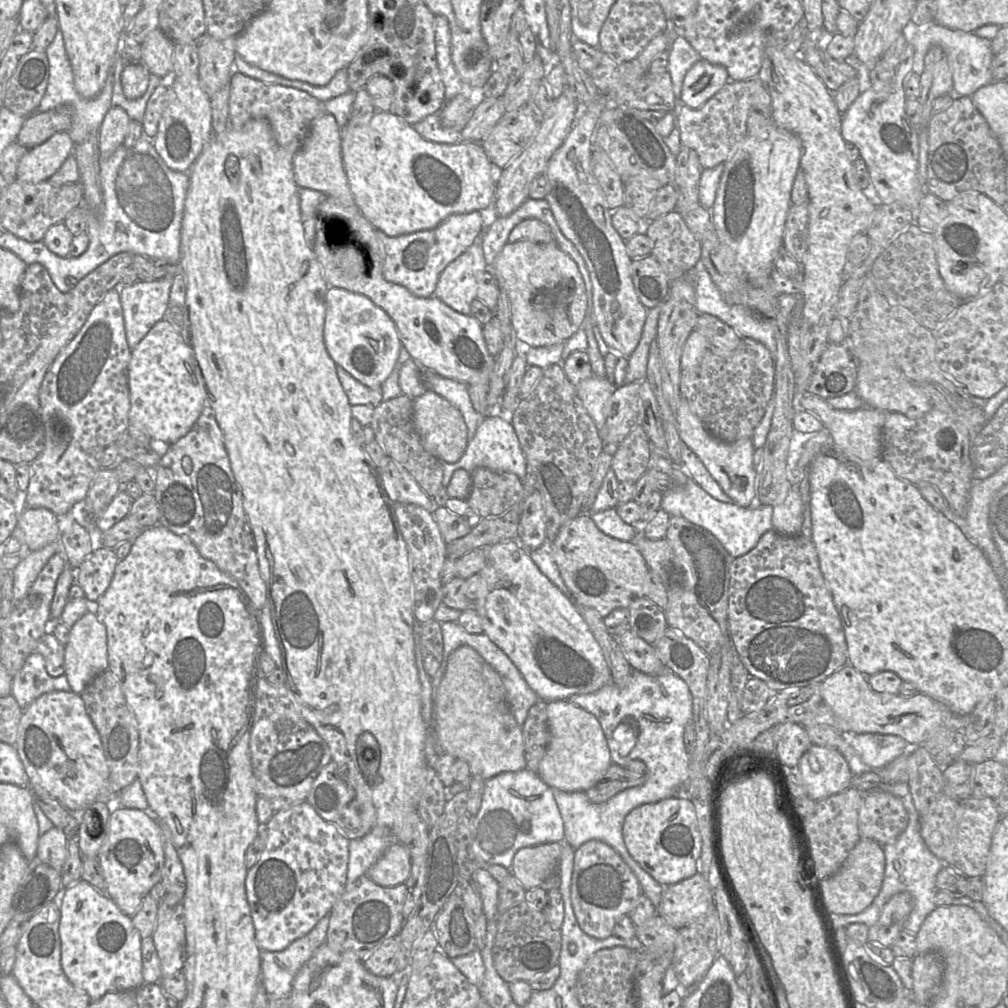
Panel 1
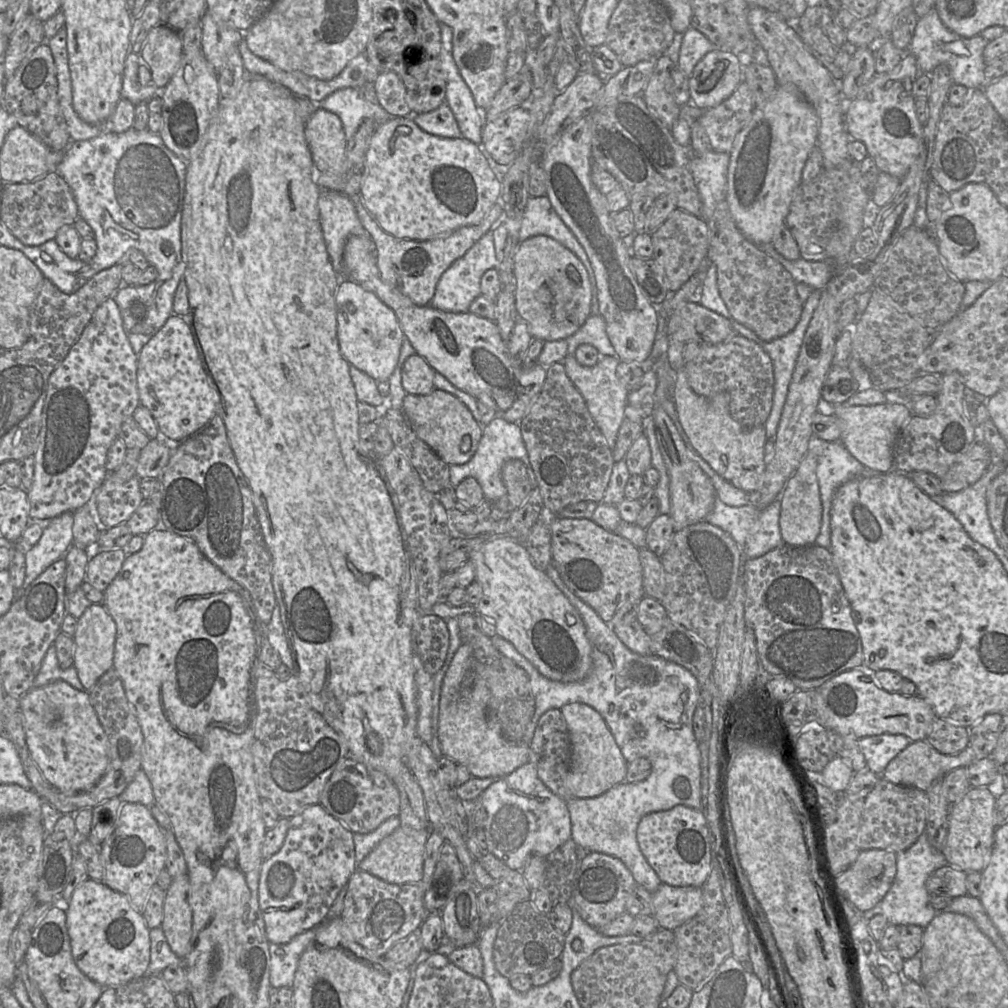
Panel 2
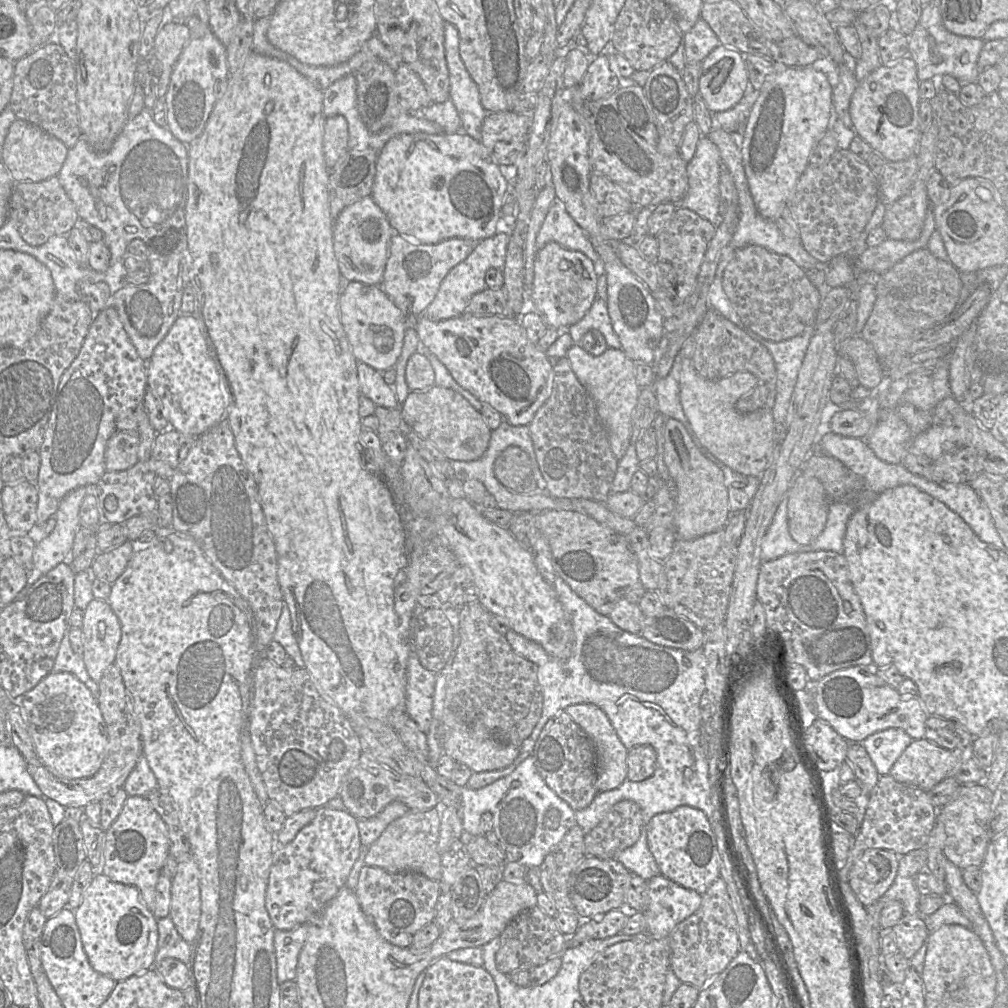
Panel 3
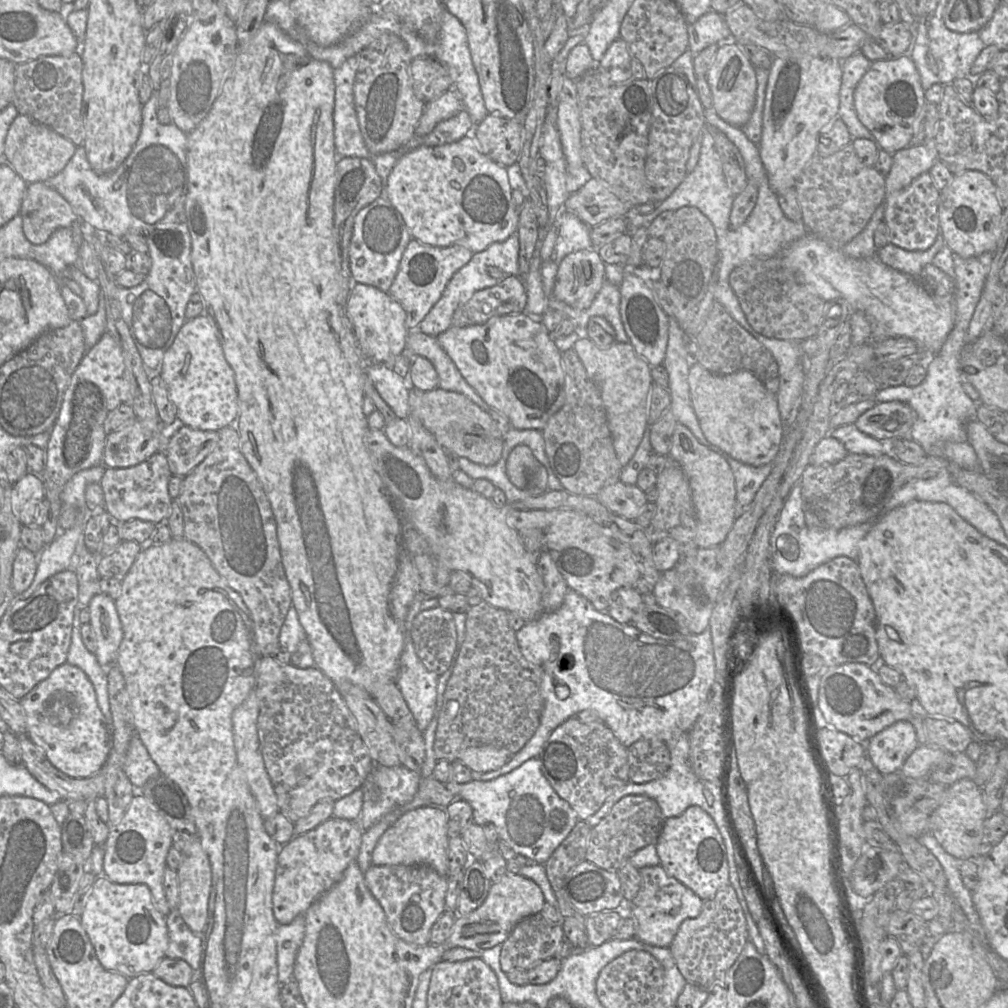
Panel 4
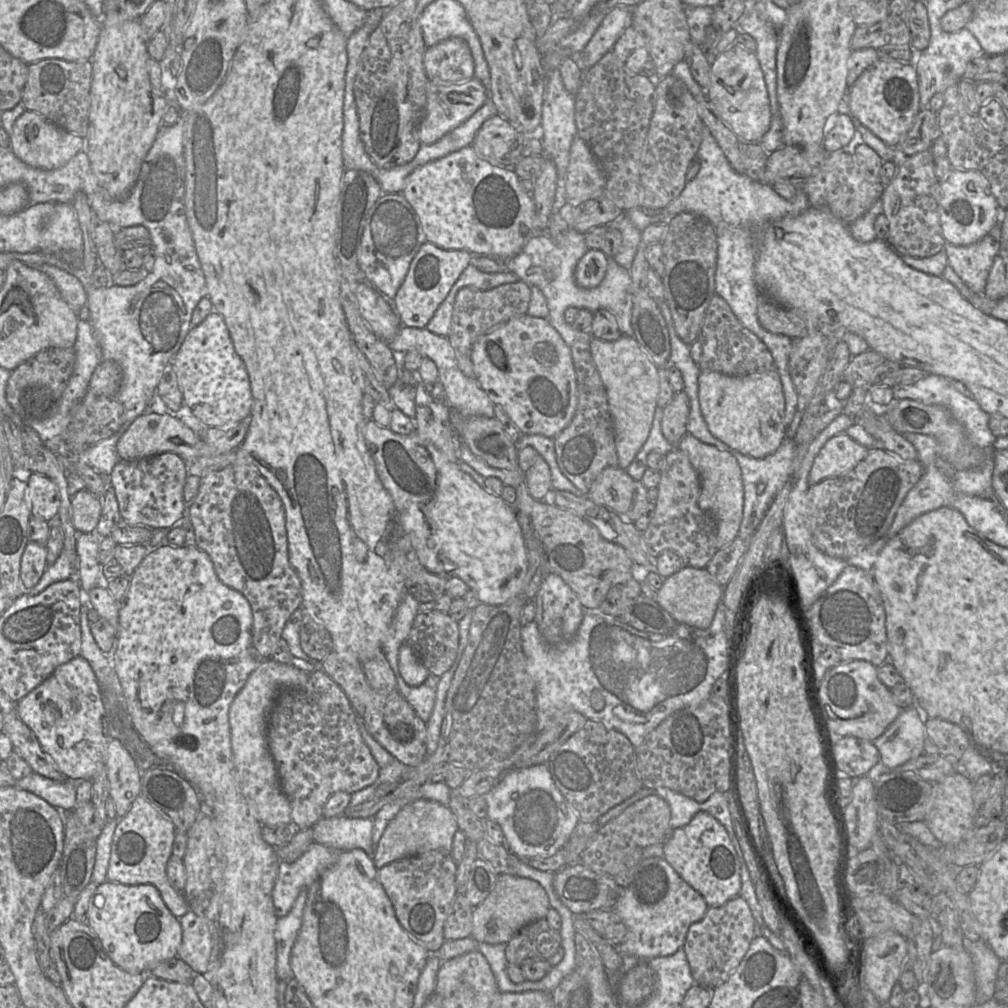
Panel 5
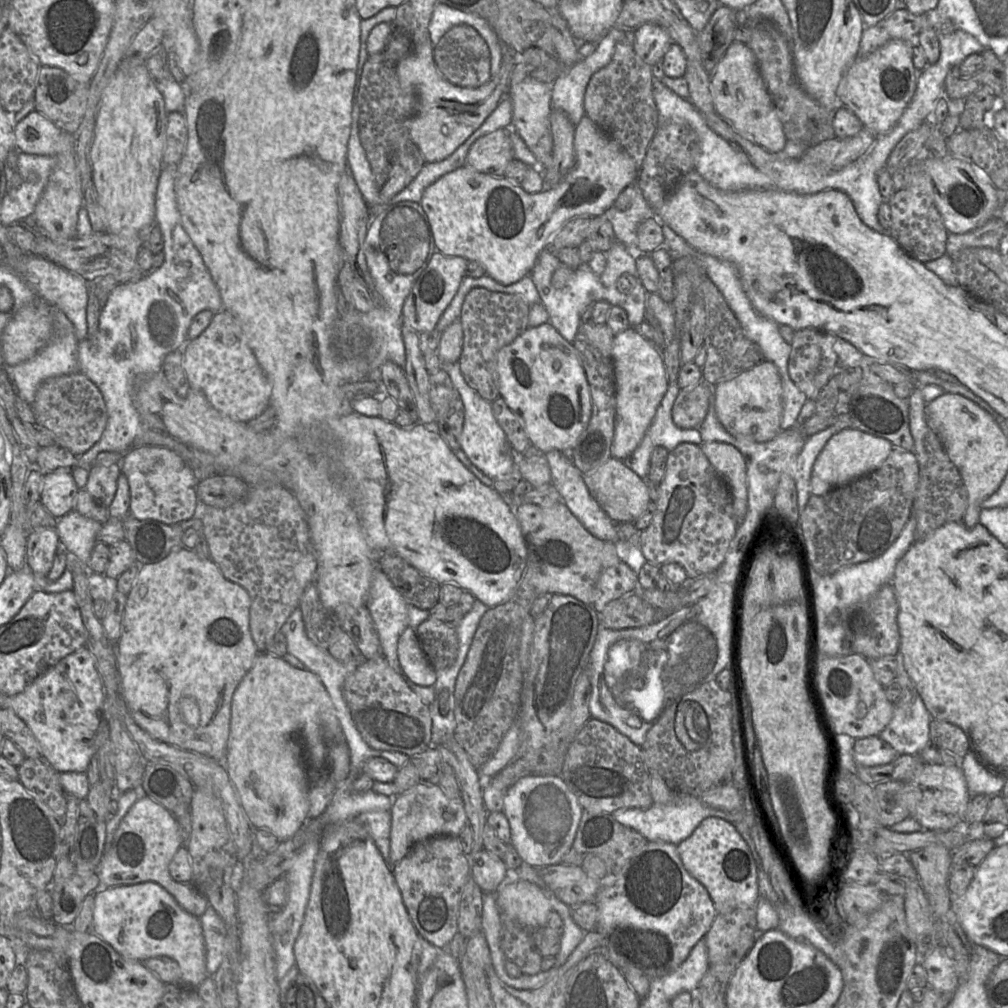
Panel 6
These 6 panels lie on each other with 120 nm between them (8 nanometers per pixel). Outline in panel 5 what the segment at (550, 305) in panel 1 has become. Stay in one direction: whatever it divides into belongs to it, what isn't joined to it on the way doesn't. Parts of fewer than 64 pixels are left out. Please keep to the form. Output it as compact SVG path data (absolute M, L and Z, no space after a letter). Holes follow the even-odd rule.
M588 249L578 261L574 278L581 288L594 288L600 284L607 270L608 257L600 249Z

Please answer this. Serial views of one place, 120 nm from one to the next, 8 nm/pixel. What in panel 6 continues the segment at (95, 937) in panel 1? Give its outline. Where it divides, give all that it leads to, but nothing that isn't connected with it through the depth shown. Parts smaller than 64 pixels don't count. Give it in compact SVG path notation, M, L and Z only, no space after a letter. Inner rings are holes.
M147 881L109 887L94 897L94 934L110 944L122 957L143 962L151 957L167 956L180 968L178 984L191 989L196 989L209 976L199 917L185 911L162 886Z

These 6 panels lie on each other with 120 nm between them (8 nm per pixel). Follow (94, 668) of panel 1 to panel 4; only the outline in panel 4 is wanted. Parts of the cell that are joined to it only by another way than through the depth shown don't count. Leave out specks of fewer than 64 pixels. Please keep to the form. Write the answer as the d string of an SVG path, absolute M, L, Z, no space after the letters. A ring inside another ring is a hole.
M104 593L92 597L88 605L95 637L95 656L102 667L116 665L116 657L123 639L122 624L115 600Z

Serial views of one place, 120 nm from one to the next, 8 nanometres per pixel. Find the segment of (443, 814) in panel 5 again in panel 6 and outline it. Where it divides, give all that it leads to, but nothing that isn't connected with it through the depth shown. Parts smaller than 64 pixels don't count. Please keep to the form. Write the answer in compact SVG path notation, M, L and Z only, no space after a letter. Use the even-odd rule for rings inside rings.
M420 783L393 798L388 864L394 867L418 842L434 836L459 836L468 825L462 798L448 798L437 784Z

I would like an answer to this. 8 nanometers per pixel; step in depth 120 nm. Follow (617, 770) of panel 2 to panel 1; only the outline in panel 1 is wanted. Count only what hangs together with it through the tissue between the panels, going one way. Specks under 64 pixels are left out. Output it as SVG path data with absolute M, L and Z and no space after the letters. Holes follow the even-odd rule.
M568 700L550 701L546 710L550 738L537 775L552 789L586 792L603 778L612 764L601 725L593 714Z

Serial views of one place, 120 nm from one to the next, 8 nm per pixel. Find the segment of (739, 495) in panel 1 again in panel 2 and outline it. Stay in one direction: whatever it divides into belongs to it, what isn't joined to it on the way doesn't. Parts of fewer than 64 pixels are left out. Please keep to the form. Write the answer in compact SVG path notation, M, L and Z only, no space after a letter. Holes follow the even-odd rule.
M683 368L677 371L673 388L673 401L679 421L693 447L710 467L735 487L749 493L757 490L766 468L765 444L768 440L765 426L744 429L730 414L730 396L721 392L713 397L696 394L689 386Z

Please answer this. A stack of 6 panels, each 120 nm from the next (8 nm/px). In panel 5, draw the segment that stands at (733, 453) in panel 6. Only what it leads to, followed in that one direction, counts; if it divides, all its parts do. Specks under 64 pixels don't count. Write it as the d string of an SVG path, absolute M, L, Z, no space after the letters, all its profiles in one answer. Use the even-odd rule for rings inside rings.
M685 433L677 444L689 458L693 468L699 475L701 491L698 505L701 510L709 513L716 522L716 547L721 549L731 543L737 536L743 517L744 489L741 469L736 458L726 451L701 442L690 433Z

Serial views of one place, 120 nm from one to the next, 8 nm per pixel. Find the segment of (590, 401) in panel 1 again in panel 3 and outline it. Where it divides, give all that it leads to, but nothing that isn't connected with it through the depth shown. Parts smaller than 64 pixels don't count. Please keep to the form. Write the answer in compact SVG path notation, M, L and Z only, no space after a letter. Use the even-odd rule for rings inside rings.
M578 344L570 347L567 357L577 379L592 397L598 417L607 433L611 451L619 461L630 445L631 416L642 389L636 383L635 362L622 349L608 347L601 355L593 356Z

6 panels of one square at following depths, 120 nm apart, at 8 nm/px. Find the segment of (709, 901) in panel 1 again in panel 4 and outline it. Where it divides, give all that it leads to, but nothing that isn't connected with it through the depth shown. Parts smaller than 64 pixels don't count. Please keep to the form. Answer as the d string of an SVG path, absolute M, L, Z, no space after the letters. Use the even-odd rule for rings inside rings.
M661 865L640 870L641 885L632 902L632 918L636 925L635 938L657 947L669 948L682 922L700 915L704 901L693 891L670 877Z

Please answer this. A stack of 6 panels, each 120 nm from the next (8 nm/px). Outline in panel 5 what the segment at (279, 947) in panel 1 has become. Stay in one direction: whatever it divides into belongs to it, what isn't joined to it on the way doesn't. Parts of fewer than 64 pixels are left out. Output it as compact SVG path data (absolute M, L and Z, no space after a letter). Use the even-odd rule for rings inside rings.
M312 842L293 862L280 862L272 890L272 901L277 918L283 918L292 908L301 891L309 887L331 866L342 850Z

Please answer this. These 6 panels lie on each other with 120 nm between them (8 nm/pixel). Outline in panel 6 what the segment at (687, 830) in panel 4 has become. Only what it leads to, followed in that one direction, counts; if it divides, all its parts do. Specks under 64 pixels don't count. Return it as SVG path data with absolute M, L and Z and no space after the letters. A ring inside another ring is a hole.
M707 817L690 837L677 845L677 850L685 869L708 891L717 914L727 914L738 908L755 908L759 899L759 865L748 844L732 823L716 817Z

